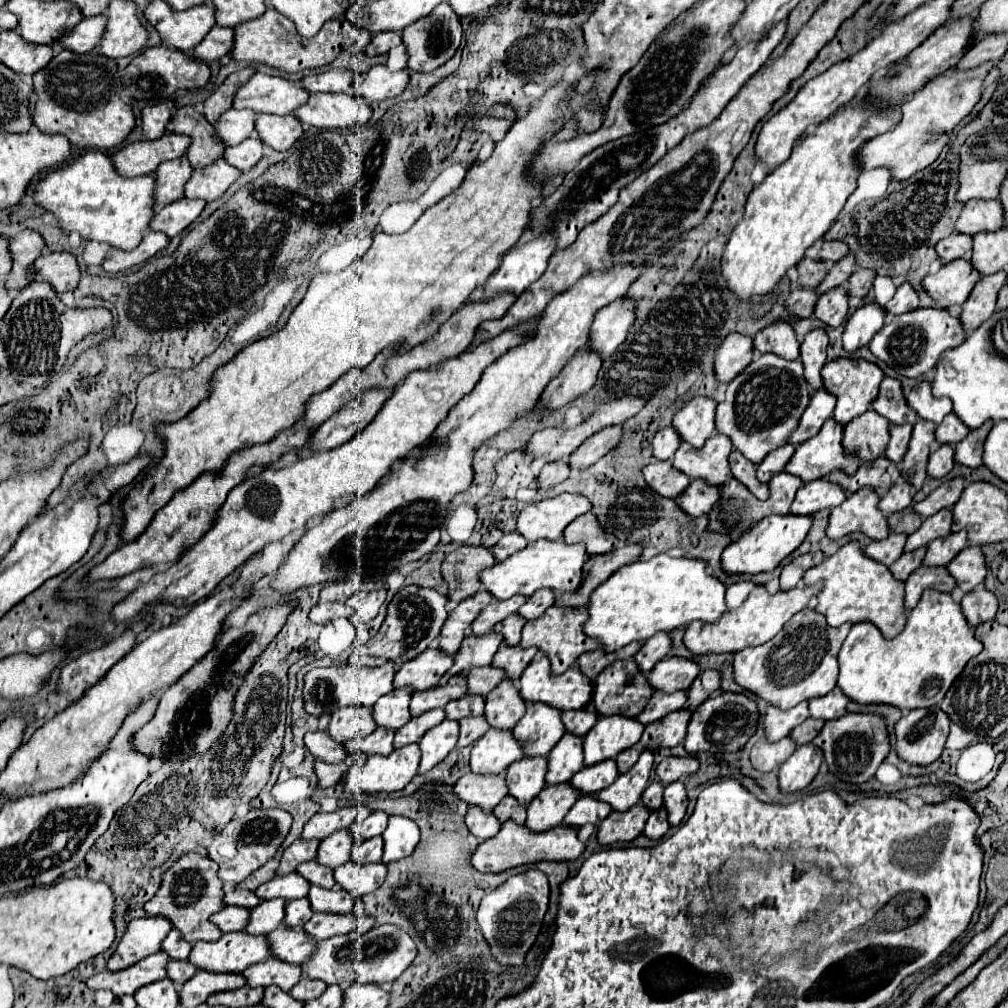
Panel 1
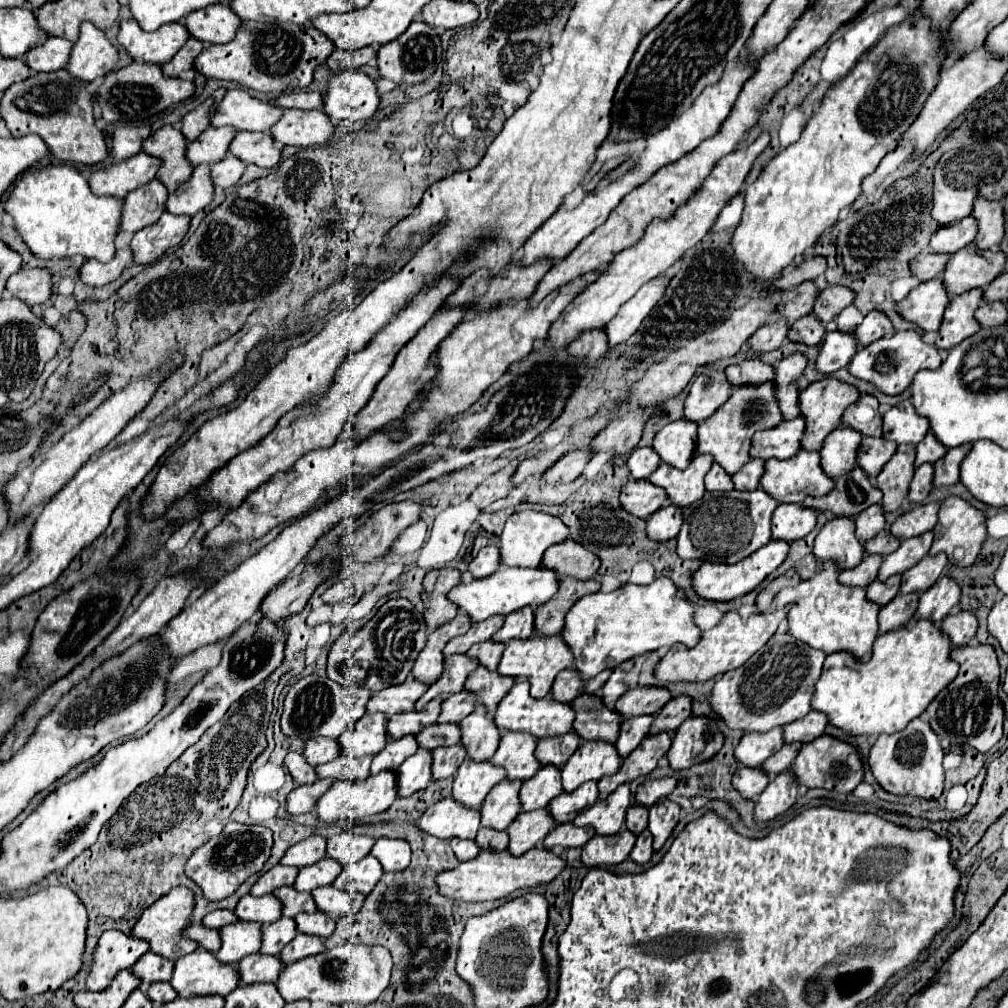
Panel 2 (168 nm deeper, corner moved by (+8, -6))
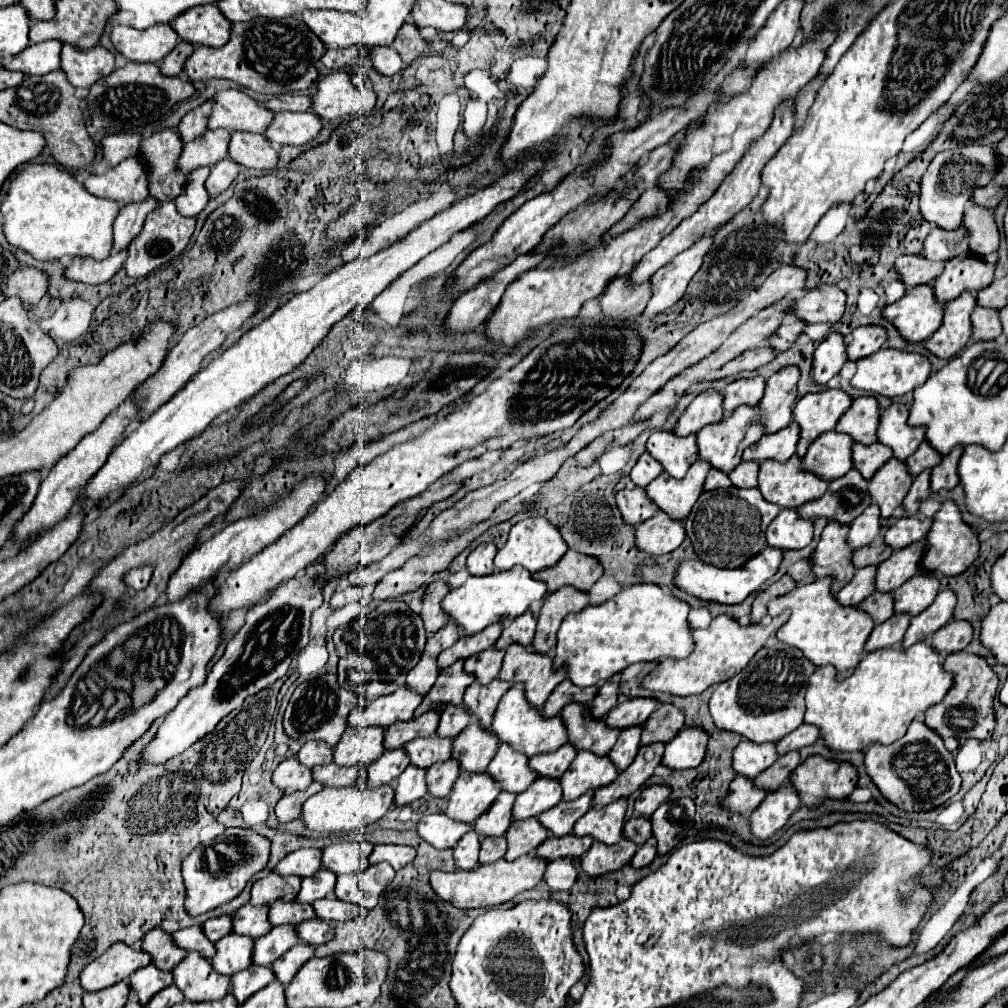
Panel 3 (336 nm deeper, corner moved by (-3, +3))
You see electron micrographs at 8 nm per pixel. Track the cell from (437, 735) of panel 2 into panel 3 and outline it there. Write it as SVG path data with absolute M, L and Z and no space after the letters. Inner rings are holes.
M437 734L425 736L425 738L417 736L405 746L405 750L411 756L411 764L419 768L429 768L431 764L439 760L447 760L451 756L451 744L453 744L453 738L441 738Z

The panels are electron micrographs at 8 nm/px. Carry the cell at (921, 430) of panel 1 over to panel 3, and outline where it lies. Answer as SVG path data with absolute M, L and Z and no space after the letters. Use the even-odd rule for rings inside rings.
M891 458L879 472L871 478L871 498L881 508L881 516L889 518L897 506L901 506L907 496L913 476L907 474L907 464L899 458Z

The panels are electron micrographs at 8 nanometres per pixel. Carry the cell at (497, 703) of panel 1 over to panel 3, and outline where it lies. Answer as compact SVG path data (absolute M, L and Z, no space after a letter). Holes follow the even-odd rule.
M479 720L471 722L455 740L451 756L461 762L461 768L467 772L485 772L499 748L499 738L481 728Z

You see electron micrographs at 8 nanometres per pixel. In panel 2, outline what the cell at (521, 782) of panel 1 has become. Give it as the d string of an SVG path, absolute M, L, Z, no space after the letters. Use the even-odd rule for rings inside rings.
M502 781L488 793L484 805L480 807L480 825L494 831L506 831L512 819L520 813L520 791L522 781Z

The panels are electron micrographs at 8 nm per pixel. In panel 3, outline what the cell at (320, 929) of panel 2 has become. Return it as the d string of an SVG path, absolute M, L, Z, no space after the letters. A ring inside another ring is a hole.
M313 918L313 920L303 920L303 924L297 924L297 934L301 940L319 946L335 936L335 928L325 920Z

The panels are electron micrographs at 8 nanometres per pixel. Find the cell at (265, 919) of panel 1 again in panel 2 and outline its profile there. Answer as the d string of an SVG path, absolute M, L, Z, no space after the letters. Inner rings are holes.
M232 923L220 929L222 947L216 959L224 965L238 965L244 957L260 949L260 923Z

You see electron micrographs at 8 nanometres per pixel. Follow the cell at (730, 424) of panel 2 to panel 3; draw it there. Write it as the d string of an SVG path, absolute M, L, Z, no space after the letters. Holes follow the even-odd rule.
M741 404L733 410L733 414L727 416L727 420L717 422L717 424L709 424L705 428L701 428L697 432L697 448L699 448L699 456L703 460L707 460L713 468L719 468L723 472L731 472L743 456L743 450L751 444L755 444L761 436L763 436L763 422L761 420L761 412L759 406L749 406L749 404Z

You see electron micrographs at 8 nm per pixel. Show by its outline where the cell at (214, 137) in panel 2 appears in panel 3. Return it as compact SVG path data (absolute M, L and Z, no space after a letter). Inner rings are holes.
M225 128L207 130L197 140L191 140L191 142L185 144L177 166L185 174L189 174L191 170L195 170L199 166L213 166L213 164L217 164L219 160L227 158L229 138L231 138L231 134Z

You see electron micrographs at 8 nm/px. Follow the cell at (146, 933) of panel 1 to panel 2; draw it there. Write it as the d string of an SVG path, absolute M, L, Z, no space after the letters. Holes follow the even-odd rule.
M106 931L96 945L94 961L86 977L88 991L102 991L124 969L130 969L146 951L148 943L136 937L126 937L120 931Z

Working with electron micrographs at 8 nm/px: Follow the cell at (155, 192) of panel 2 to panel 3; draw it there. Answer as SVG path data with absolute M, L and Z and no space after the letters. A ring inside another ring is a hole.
M149 196L143 202L129 202L121 208L115 224L113 224L113 250L125 250L127 244L141 232L145 218L159 206L159 200Z

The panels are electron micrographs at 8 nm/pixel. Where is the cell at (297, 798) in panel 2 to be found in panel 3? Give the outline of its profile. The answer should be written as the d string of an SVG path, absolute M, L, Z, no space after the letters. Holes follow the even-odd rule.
M313 782L307 790L299 790L299 792L291 792L291 794L285 794L277 806L275 806L275 814L279 818L279 822L289 822L289 820L295 820L301 816L301 810L303 810L303 804L309 796L313 796L315 792L319 792L323 788L323 784L319 782Z

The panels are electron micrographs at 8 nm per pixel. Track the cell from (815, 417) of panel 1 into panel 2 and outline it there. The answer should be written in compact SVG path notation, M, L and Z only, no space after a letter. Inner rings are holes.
M804 419L782 421L776 429L754 433L750 457L754 459L790 459L800 451L800 437L804 435Z

